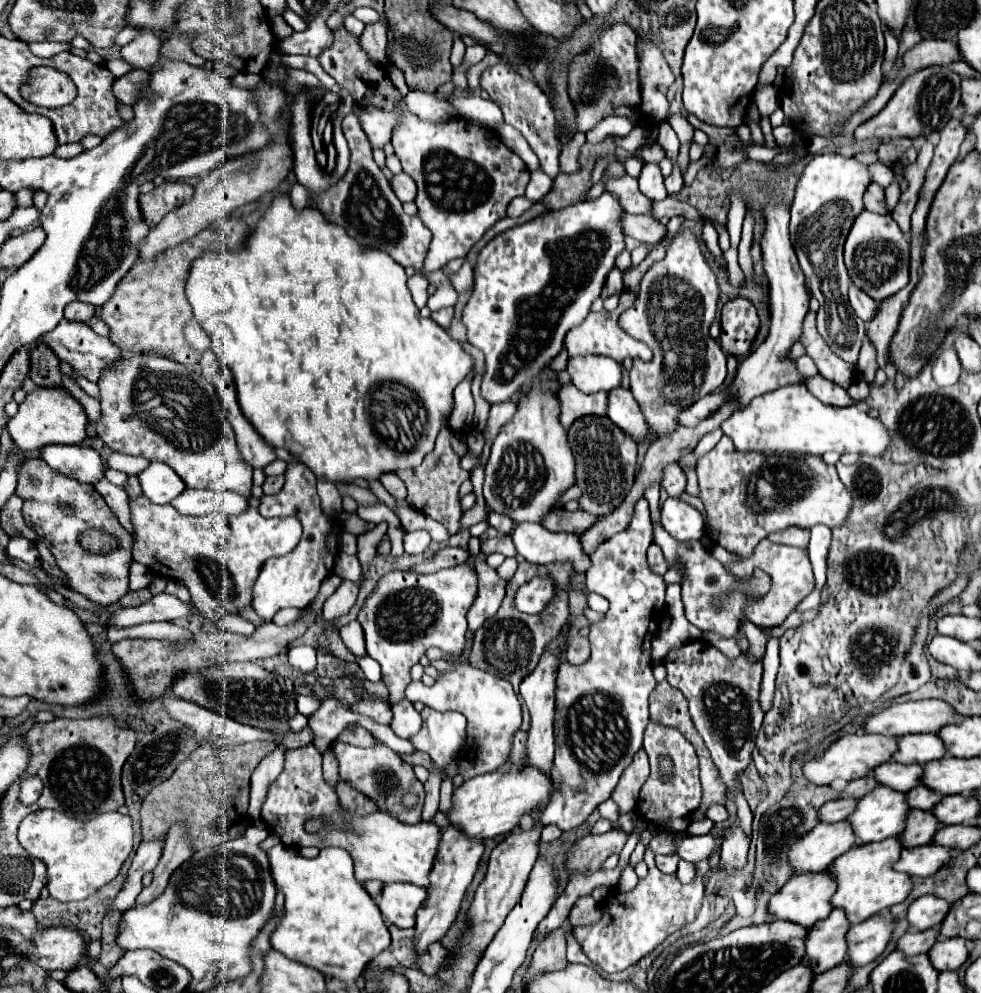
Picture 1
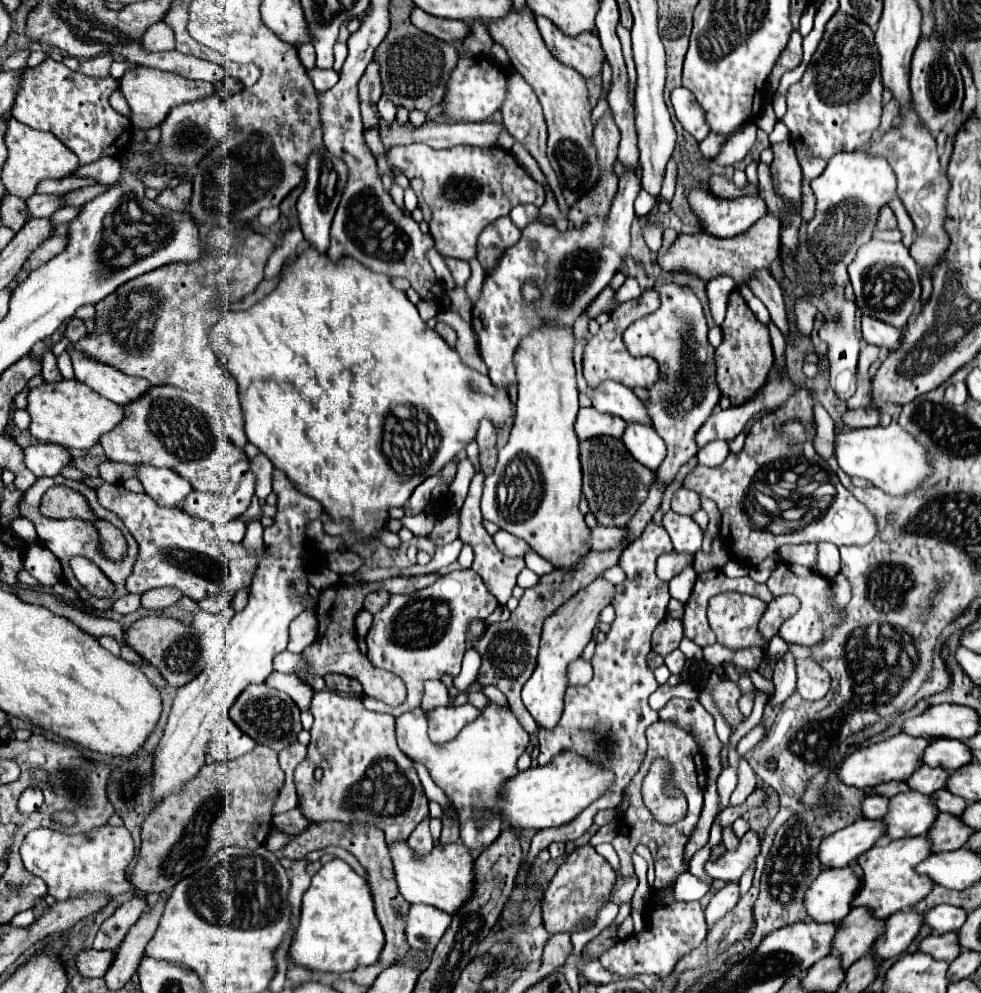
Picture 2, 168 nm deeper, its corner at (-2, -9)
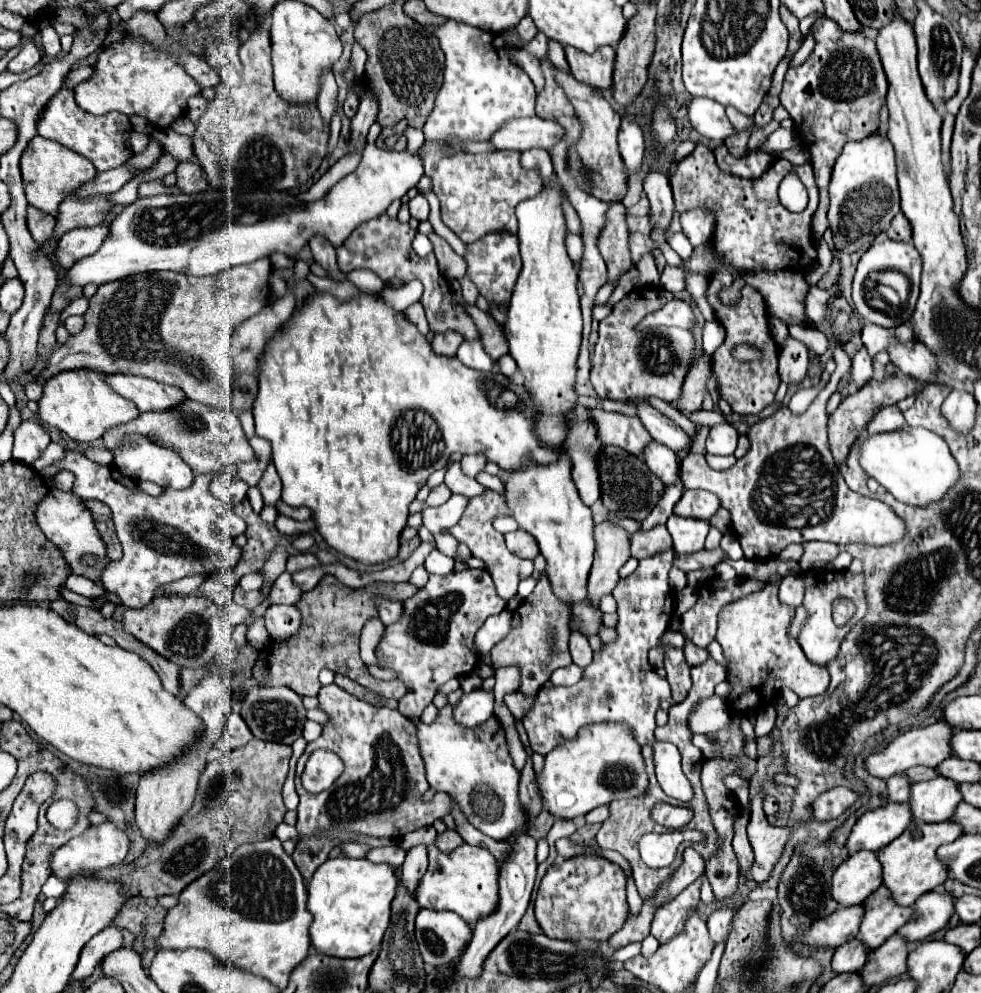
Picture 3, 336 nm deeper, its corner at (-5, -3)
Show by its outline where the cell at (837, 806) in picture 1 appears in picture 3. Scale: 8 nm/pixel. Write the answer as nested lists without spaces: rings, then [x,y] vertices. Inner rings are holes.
[[[897,774],[887,780],[887,800],[889,802],[905,802],[909,800],[909,780]]]

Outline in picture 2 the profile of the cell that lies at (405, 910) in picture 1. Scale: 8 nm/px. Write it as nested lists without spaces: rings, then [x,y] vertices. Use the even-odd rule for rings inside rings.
[[[412,904],[406,918],[406,938],[412,950],[430,956],[442,934],[448,930],[452,916],[434,906]]]

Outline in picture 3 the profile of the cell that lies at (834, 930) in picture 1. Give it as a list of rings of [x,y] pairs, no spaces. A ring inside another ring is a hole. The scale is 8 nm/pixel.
[[[877,888],[865,902],[863,902],[865,914],[859,926],[857,938],[869,948],[875,950],[881,946],[889,936],[897,932],[901,924],[905,924],[911,918],[913,908],[901,908],[889,900],[889,894],[885,888]]]

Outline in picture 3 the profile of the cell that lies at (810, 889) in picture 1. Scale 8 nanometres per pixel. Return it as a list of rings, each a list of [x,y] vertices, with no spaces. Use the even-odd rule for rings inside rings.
[[[861,850],[851,854],[833,872],[831,898],[839,906],[857,906],[881,886],[881,864],[875,852]]]

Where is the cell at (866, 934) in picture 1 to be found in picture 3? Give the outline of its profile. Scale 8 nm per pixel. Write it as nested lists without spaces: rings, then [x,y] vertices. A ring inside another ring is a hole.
[[[927,892],[913,904],[913,916],[897,934],[907,942],[919,942],[929,934],[941,930],[953,914],[953,896],[949,892]]]

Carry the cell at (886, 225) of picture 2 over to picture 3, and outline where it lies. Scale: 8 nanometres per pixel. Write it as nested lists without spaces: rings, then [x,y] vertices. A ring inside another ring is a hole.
[[[901,212],[891,220],[891,224],[889,224],[889,228],[887,228],[887,236],[889,236],[891,240],[911,242],[911,224],[909,224],[909,220],[907,220]]]

